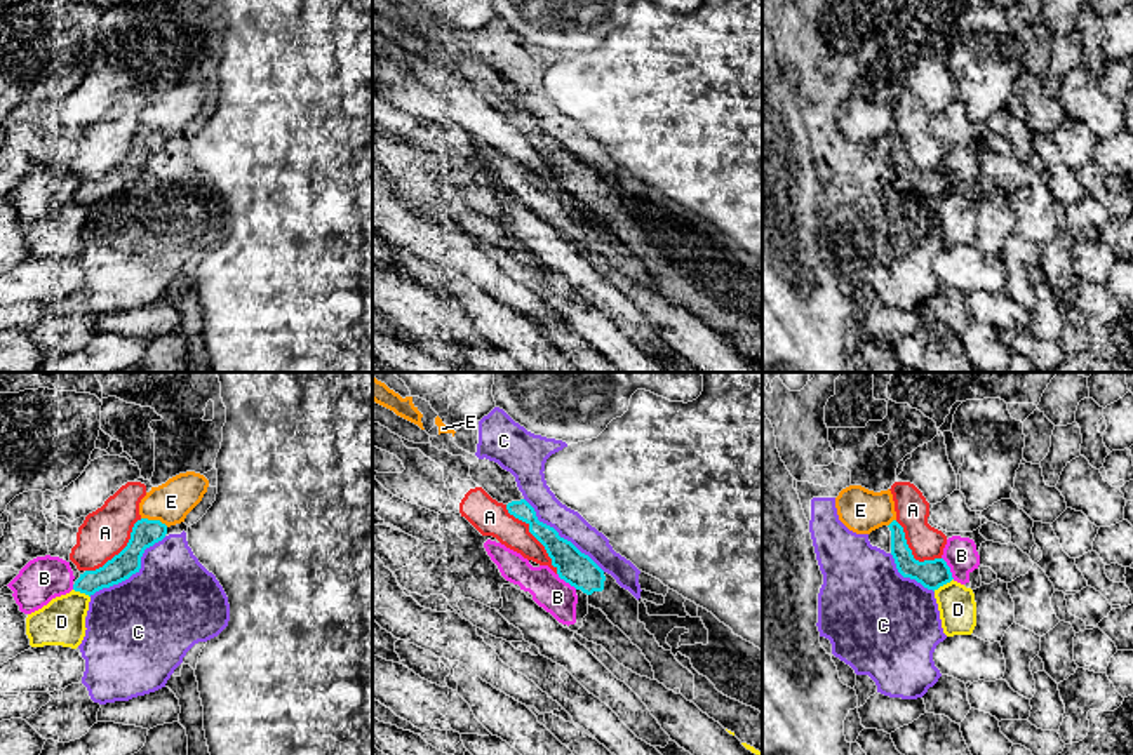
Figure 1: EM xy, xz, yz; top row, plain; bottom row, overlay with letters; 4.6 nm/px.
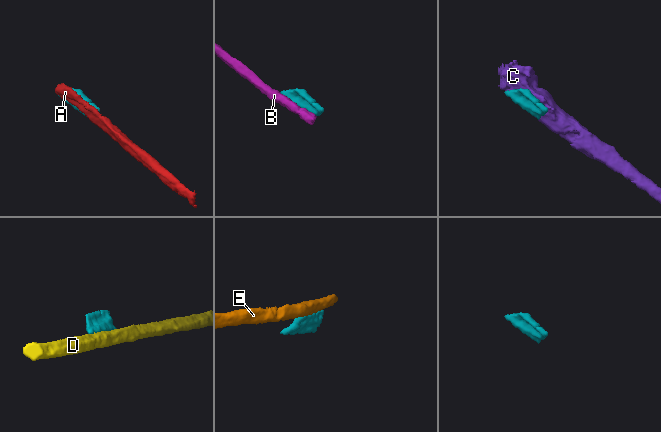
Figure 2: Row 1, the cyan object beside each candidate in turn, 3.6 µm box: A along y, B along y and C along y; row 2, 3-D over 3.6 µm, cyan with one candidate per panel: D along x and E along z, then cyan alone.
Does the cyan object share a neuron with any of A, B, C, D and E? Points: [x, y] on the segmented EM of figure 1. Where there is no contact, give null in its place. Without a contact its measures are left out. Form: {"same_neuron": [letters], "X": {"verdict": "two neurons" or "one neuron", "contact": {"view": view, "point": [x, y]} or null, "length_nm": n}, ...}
{"same_neuron": [], "A": {"verdict": "two neurons", "contact": {"view": "xz", "point": [533, 534]}, "length_nm": 400}, "B": {"verdict": "two neurons", "contact": {"view": "xz", "point": [566, 581]}, "length_nm": 120}, "C": {"verdict": "two neurons", "contact": {"view": "xy", "point": [133, 573]}, "length_nm": 460}, "D": {"verdict": "two neurons", "contact": {"view": "yz", "point": [942, 585]}, "length_nm": 110}, "E": {"verdict": "two neurons", "contact": {"view": "xy", "point": [155, 521]}, "length_nm": 130}}

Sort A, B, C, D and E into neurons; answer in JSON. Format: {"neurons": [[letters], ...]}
{"neurons": [["A"], ["B"], ["C"], ["D"], ["E"]]}

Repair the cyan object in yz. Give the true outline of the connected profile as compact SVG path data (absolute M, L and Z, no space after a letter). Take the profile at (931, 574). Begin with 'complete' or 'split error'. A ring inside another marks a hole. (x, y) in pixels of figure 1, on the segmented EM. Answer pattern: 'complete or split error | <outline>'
split error | M893 520L889 525L882 525L868 534L872 546L891 553L898 572L903 578L915 579L928 590L938 590L950 583L952 572L943 558L919 562L914 558L912 550L907 545L903 527Z

